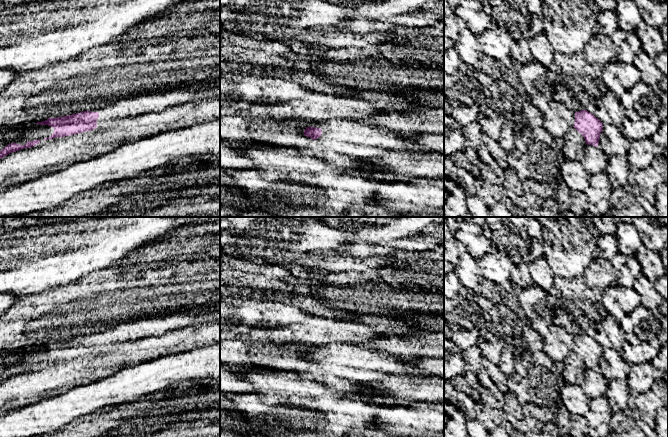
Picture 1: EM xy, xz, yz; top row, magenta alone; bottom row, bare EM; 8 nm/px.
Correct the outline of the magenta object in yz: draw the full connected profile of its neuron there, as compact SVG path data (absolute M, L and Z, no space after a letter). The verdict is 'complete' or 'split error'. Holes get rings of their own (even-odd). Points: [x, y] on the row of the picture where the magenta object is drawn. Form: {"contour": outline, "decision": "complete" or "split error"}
{"contour": "M587 110L575 112L575 123L573 127L582 134L586 144L595 147L598 146L603 124L593 114Z", "decision": "complete"}

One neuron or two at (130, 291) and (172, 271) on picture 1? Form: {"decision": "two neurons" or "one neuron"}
{"decision": "one neuron"}

